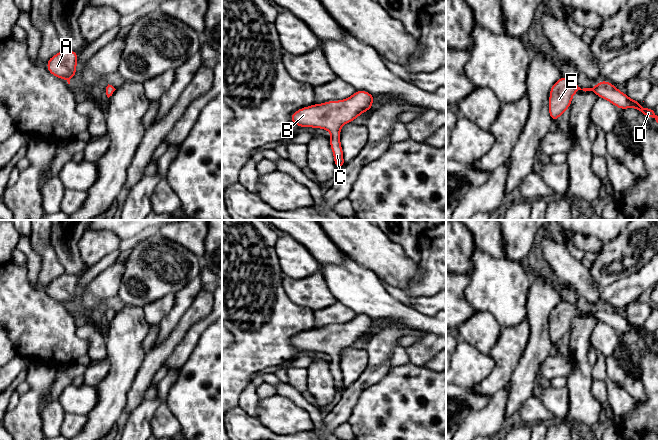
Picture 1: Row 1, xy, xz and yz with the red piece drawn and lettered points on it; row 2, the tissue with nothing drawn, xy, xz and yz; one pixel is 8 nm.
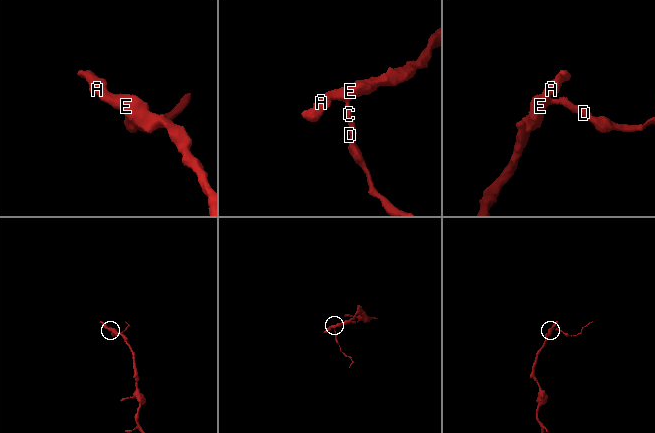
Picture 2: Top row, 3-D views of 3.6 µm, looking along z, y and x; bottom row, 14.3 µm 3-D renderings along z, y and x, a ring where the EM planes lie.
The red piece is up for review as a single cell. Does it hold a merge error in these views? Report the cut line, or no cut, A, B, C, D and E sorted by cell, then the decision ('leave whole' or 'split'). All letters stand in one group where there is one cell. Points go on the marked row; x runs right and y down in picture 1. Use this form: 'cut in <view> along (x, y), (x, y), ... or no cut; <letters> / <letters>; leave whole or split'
no cut; A B C D E; leave whole

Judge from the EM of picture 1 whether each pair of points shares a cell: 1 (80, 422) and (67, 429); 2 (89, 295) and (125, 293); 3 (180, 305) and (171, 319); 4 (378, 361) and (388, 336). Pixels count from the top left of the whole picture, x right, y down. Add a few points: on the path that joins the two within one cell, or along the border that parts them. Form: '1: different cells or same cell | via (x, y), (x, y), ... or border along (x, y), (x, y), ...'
1: same cell | via (77, 422), (70, 427)
2: different cells | border along (124, 270), (116, 295)
3: same cell | via (179, 308), (174, 316)
4: same cell | via (379, 355), (380, 348), (384, 342)

